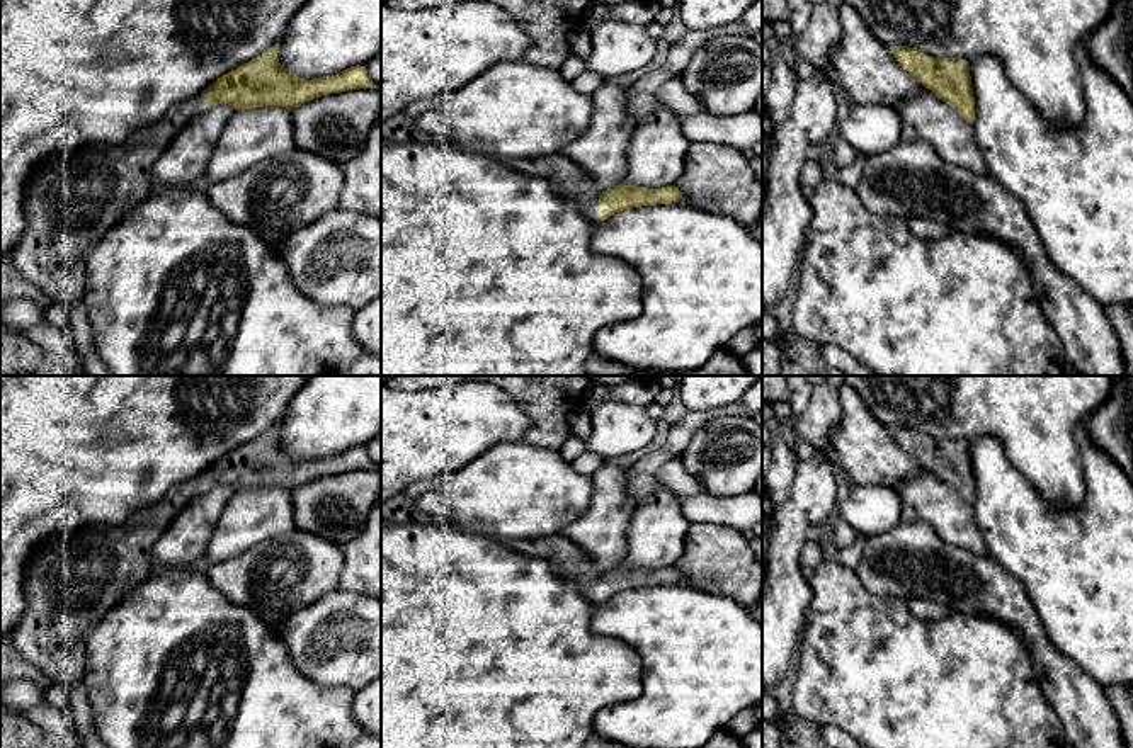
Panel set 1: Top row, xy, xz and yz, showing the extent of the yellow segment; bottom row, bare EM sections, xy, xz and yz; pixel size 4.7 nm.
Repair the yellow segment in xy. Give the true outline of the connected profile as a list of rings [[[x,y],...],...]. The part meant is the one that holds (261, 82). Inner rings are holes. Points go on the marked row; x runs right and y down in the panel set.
[[[274,44],[252,61],[225,73],[196,97],[172,105],[158,122],[134,131],[124,144],[92,144],[70,155],[49,155],[36,165],[26,184],[26,230],[9,257],[14,267],[51,301],[70,308],[85,296],[88,255],[111,228],[148,197],[153,167],[191,121],[218,104],[233,105],[235,110],[264,105],[282,105],[293,110],[322,95],[379,88],[366,66],[308,80],[288,73],[277,54],[279,44]]]

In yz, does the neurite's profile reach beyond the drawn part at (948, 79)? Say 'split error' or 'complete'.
complete

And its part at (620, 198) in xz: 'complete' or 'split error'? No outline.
split error

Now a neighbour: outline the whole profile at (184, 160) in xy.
[[[218,104],[179,131],[151,170],[151,187],[199,180],[235,107]]]

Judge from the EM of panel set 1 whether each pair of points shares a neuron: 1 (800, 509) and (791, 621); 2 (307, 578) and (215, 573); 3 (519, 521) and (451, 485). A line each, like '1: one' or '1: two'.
1: one
2: one
3: one

